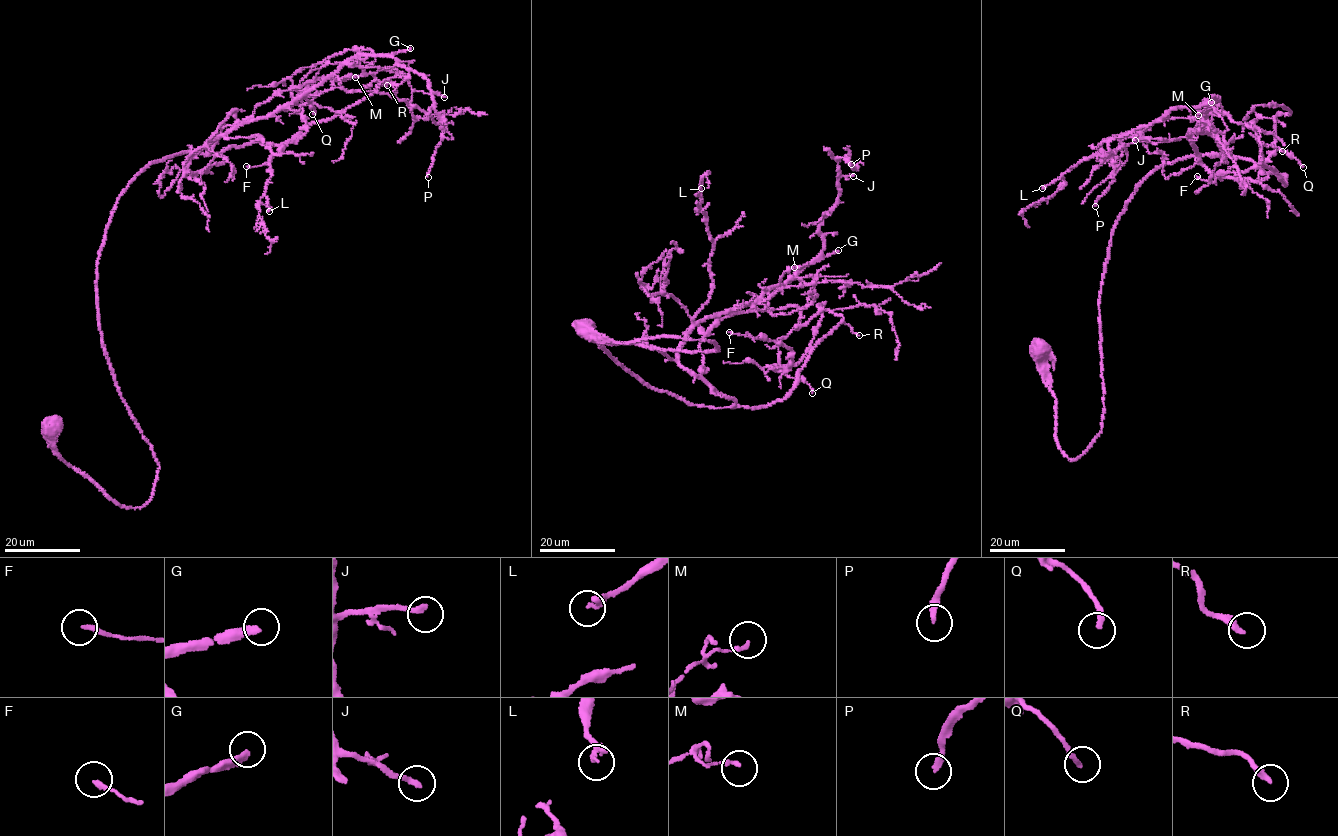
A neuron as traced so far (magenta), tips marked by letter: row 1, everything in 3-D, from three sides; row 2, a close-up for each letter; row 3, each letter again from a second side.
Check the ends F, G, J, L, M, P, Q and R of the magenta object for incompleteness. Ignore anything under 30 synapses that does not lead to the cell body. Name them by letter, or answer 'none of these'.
G, L, P, R

